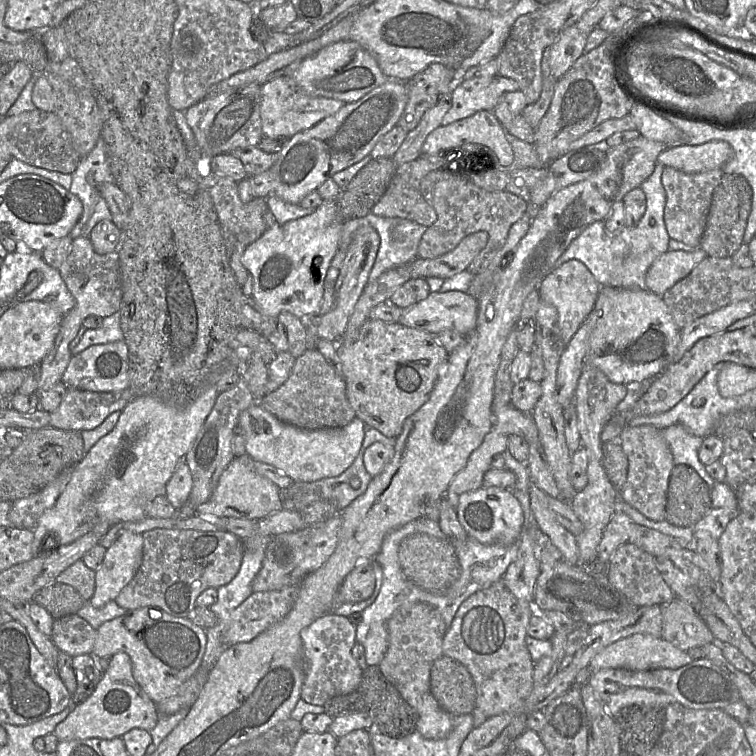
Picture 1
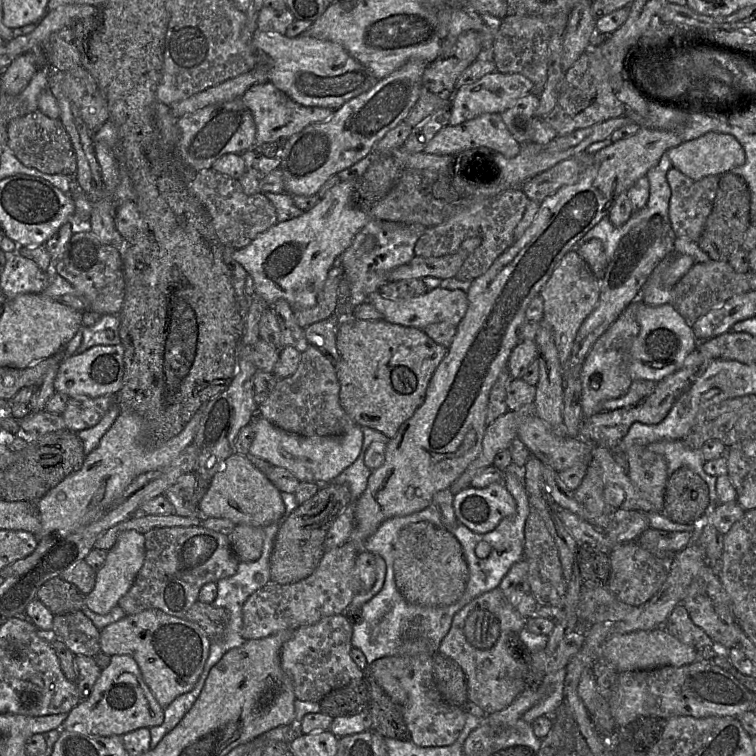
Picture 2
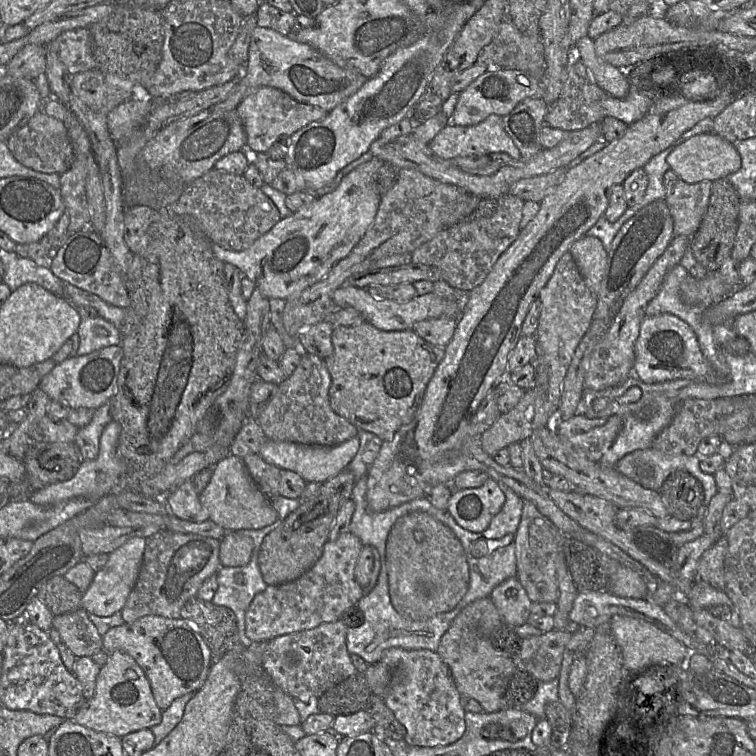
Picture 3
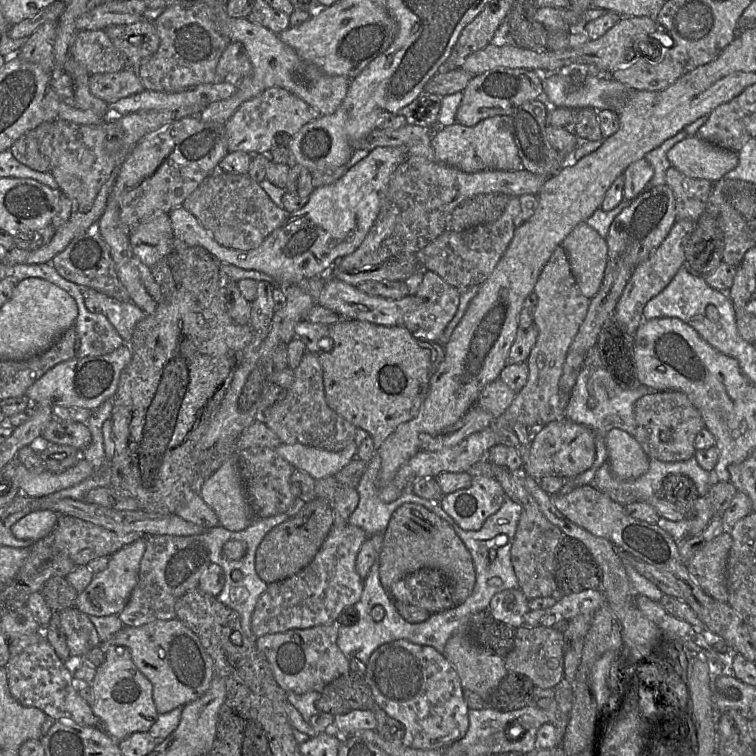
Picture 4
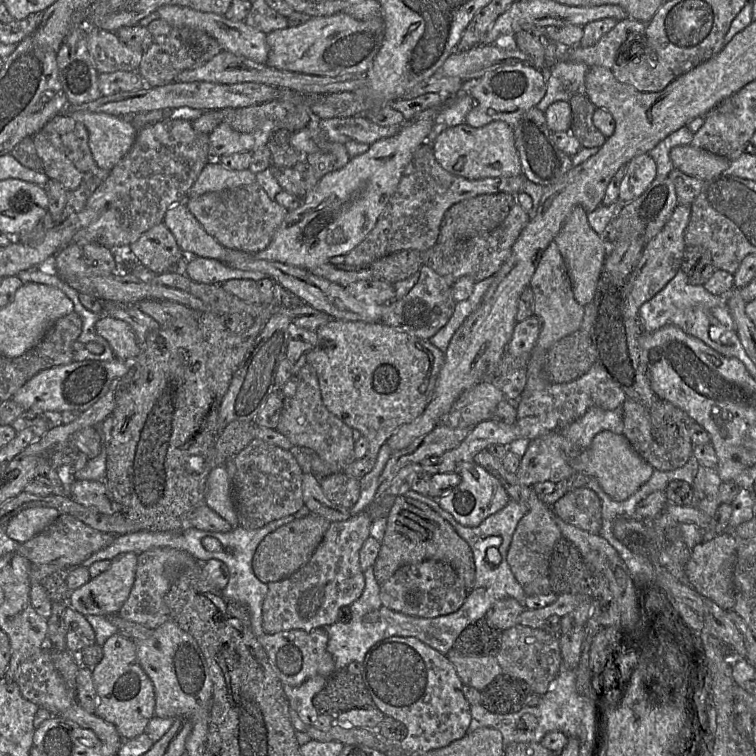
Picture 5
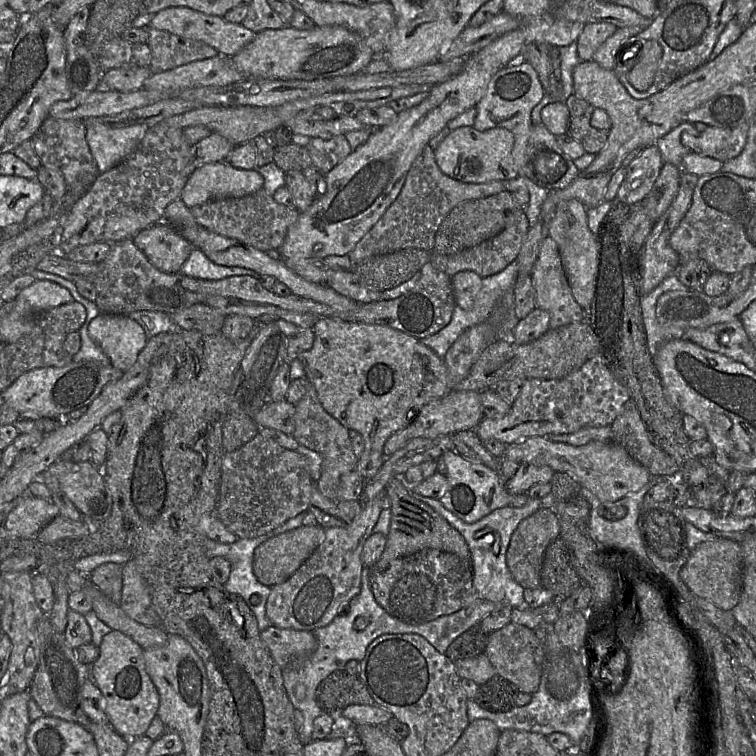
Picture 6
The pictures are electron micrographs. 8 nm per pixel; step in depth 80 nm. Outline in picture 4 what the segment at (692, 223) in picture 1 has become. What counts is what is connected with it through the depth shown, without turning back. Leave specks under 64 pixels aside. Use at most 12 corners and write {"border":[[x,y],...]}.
{"border":[[674,167],[665,182],[676,218],[696,223],[713,183],[690,178]]}

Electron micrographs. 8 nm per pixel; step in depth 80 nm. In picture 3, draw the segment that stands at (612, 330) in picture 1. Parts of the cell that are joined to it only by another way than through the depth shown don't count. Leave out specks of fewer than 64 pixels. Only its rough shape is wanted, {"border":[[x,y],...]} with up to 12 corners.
{"border":[[673,314],[645,316],[634,344],[642,382],[719,376],[693,329]]}

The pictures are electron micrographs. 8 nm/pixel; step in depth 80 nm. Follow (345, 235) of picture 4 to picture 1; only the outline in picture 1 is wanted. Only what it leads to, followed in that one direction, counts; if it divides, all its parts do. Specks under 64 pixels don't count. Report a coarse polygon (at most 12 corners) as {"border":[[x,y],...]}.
{"border":[[337,201],[246,246],[267,317],[318,315],[339,249]]}

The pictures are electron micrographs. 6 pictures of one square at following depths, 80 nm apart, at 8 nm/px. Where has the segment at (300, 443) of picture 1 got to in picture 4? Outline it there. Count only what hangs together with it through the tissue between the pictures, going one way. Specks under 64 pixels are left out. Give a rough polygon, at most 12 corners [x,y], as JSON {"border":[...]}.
{"border":[[353,441],[332,452],[300,443],[274,450],[315,480],[335,476],[356,458]]}

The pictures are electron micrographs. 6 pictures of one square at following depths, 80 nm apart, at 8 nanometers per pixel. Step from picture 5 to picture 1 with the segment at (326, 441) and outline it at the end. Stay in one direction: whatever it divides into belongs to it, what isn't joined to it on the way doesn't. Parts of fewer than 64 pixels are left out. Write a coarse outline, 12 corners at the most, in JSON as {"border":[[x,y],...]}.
{"border":[[315,348],[259,405],[300,429],[355,417],[346,385]]}

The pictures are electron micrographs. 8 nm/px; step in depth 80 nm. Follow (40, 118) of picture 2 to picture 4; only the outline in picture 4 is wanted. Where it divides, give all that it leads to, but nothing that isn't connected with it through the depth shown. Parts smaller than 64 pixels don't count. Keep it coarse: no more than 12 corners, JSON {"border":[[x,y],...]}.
{"border":[[53,121],[43,122],[14,142],[14,158],[49,172],[39,146]]}

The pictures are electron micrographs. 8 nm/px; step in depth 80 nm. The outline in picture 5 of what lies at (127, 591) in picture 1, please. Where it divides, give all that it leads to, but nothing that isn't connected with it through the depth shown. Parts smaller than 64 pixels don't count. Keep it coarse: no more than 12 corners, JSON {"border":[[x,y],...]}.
{"border":[[157,547],[139,554],[117,614],[148,629],[170,620],[165,595],[199,561]]}

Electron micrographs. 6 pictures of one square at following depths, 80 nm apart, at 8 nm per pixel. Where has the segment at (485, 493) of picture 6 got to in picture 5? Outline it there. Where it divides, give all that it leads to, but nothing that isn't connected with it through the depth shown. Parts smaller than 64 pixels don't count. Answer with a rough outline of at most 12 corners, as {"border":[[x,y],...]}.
{"border":[[475,462],[456,468],[460,484],[438,499],[457,522],[477,527],[510,497]]}

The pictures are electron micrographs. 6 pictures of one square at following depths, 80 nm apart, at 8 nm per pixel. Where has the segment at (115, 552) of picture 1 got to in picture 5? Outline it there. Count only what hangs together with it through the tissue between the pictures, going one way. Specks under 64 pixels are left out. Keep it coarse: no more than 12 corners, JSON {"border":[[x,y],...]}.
{"border":[[134,552],[71,591],[84,616],[117,614],[133,587]]}

